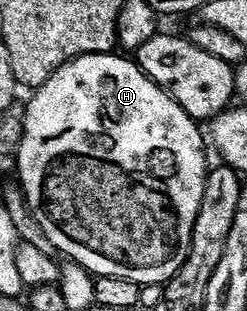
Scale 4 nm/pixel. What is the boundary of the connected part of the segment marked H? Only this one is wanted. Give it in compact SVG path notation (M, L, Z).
M102 53L100 55L79 55L69 63L65 63L42 87L32 92L33 100L27 103L24 118L22 141L18 147L16 160L16 176L25 199L32 213L48 240L66 260L73 260L88 271L91 276L110 275L123 277L138 285L145 283L164 284L183 265L183 257L187 257L187 249L191 241L191 229L195 225L195 217L199 213L199 205L205 188L207 162L205 163L205 143L201 140L198 120L192 119L178 103L172 99L168 91L164 91L147 75L142 67L138 67L132 58L121 53Z

